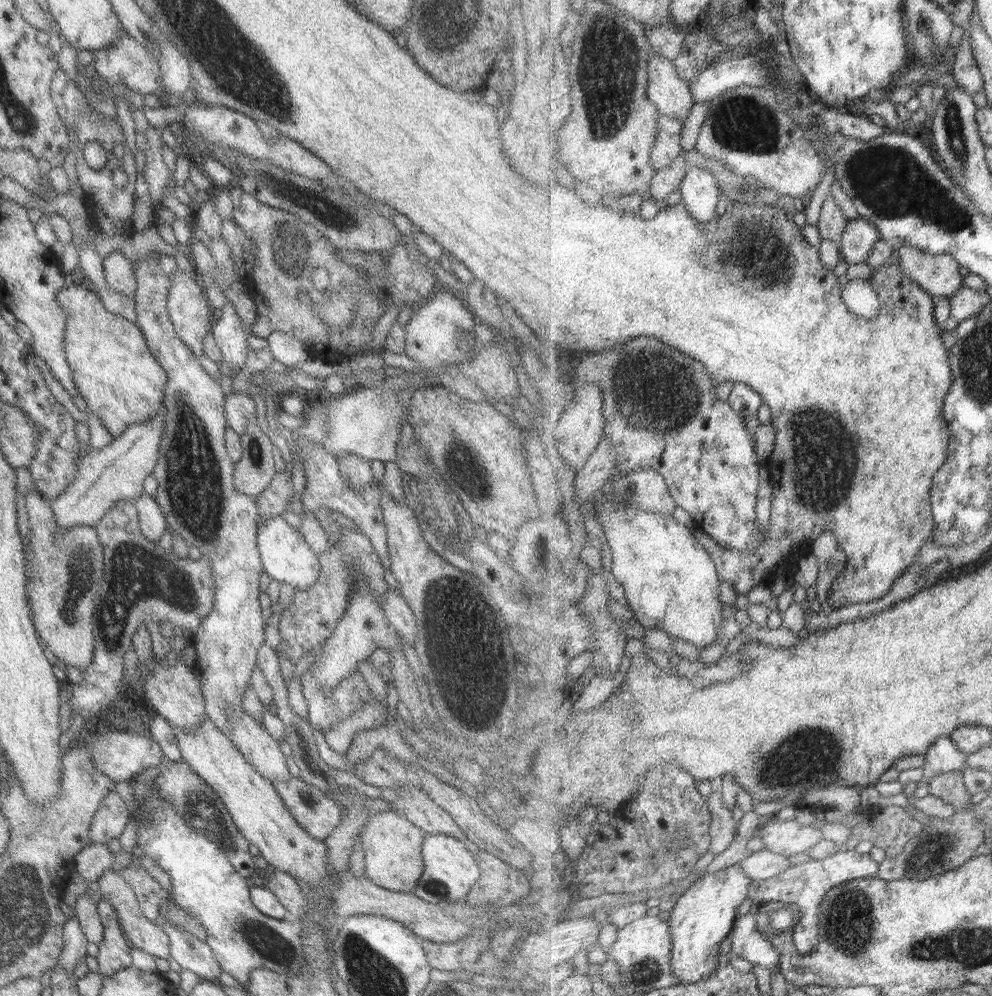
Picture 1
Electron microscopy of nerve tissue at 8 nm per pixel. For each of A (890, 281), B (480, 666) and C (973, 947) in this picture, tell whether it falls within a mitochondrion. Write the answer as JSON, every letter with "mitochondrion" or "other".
{"A":"other","B":"mitochondrion","C":"mitochondrion"}

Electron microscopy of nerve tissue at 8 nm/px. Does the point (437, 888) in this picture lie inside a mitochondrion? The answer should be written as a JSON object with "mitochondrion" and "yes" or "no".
{"mitochondrion":"yes"}

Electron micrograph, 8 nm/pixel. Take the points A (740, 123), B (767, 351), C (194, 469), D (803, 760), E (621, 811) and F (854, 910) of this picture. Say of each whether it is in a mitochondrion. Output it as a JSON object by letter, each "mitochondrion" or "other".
{"A":"mitochondrion","B":"other","C":"mitochondrion","D":"mitochondrion","E":"other","F":"mitochondrion"}

